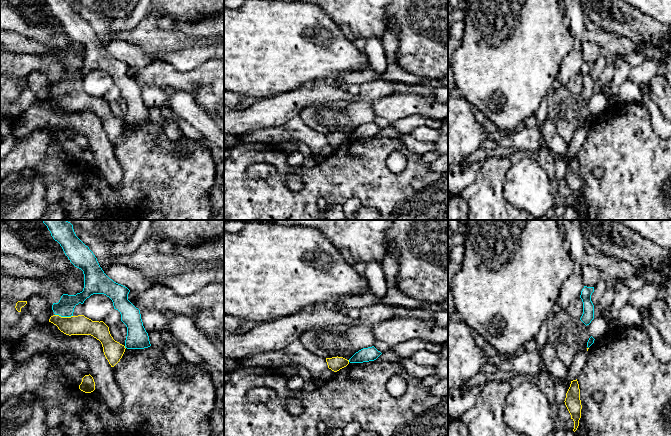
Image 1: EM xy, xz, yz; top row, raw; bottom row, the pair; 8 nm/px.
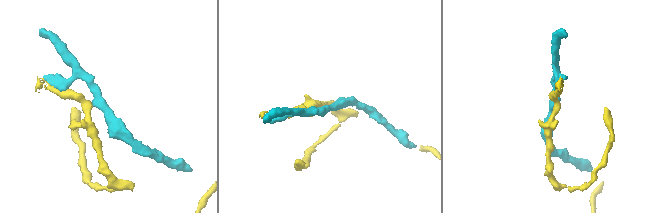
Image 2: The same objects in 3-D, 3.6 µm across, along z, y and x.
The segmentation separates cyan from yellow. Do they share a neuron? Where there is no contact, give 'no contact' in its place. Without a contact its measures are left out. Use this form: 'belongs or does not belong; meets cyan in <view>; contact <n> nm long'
does not belong; meets cyan in xy; contact 140 nm long

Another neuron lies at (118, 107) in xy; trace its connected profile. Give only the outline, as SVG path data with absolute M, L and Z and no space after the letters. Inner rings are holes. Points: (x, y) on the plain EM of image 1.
M122 97L110 102L109 107L115 117L125 122L127 103Z

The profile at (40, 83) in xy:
M40 70L31 72L27 76L27 88L38 98L45 100L49 98L51 92L55 91L52 86L53 79L47 73Z

